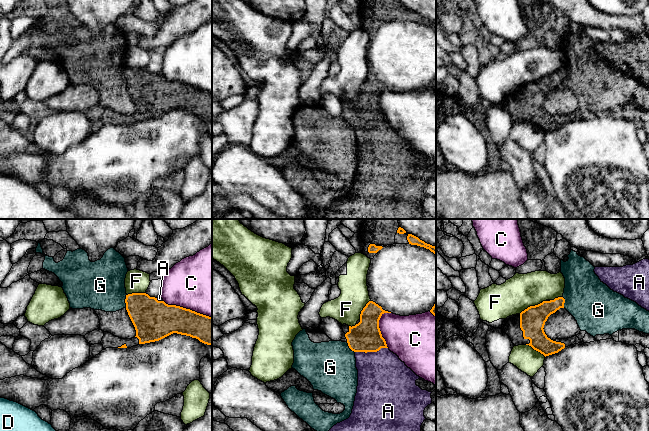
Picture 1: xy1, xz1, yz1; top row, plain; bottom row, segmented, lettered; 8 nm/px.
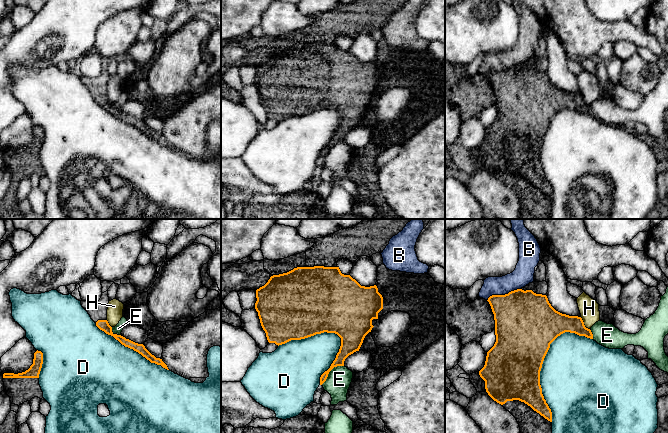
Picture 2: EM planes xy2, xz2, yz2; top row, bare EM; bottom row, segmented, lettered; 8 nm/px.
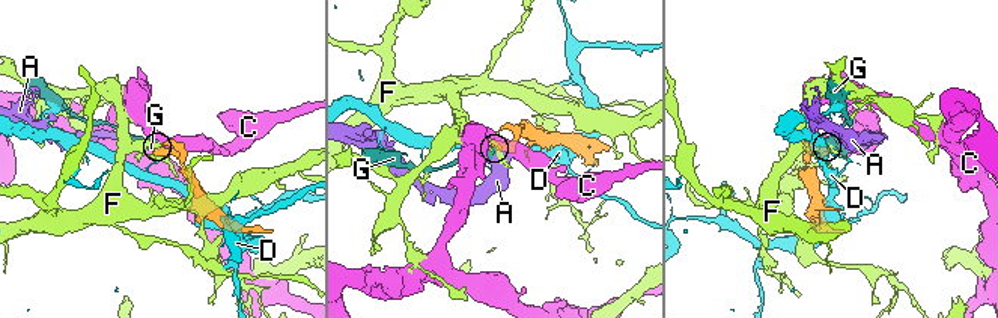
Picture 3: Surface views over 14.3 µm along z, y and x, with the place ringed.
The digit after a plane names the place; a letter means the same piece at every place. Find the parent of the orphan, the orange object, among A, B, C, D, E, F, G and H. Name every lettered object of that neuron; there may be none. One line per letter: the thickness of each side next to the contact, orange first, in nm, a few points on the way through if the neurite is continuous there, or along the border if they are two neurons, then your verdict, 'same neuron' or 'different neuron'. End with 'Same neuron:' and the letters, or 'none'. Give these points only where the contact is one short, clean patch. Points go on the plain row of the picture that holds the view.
A: 240/420 nm | same neuron
B: 460/160 nm | different neuron
C: 300/480 nm | different neuron
D: 460/500 nm | different neuron
E: 130/190 nm | along xz2 (343, 141), (334, 143), (321, 160) | different neuron
F: 200/280 nm | different neuron
G: 300/400 nm | along xy1 (126, 70), (125, 83) | different neuron
H: 220/160 nm | along yz2 (580, 93), (583, 100), (589, 105) | different neuron
Same neuron: A

